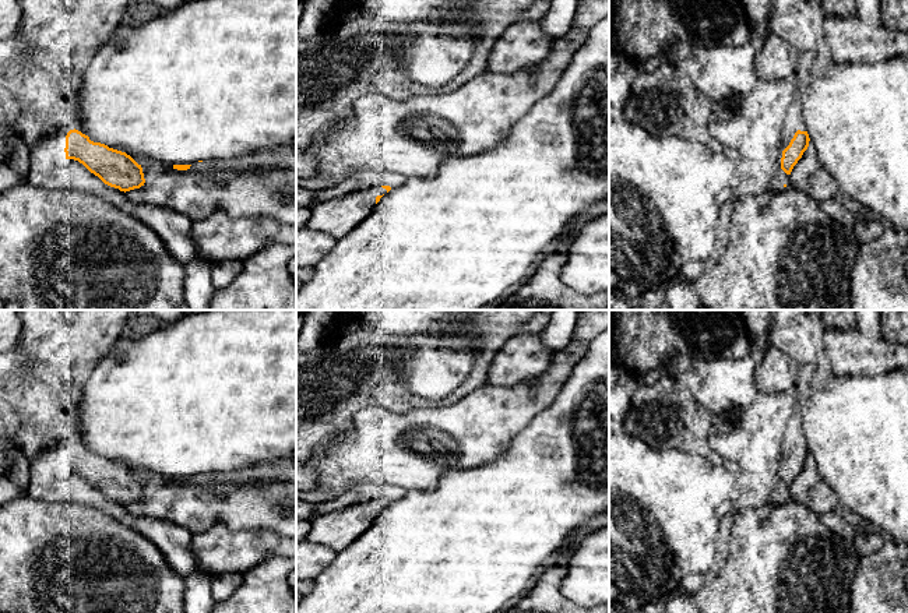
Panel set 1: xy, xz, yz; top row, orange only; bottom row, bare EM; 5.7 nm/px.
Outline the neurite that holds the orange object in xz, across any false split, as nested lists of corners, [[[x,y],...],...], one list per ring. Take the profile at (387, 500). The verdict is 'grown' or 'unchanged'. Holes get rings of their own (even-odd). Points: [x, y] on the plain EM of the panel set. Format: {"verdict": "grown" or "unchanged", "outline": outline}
{"verdict": "grown", "outline": [[[363,482],[353,487],[349,487],[344,494],[332,498],[331,501],[314,504],[314,512],[312,514],[312,521],[320,515],[325,515],[355,504],[366,503],[374,498],[381,498],[387,503],[395,501],[404,497],[407,492],[397,486],[379,482]]]}

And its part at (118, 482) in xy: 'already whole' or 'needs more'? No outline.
needs more

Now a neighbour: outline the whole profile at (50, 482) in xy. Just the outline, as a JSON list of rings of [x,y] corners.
[[[61,440],[32,461],[31,496],[35,500],[99,508],[151,540],[180,577],[201,573],[193,552],[193,536],[187,529],[165,519],[134,515],[124,504],[105,497],[78,473],[67,472],[64,461],[70,443],[74,441]]]

